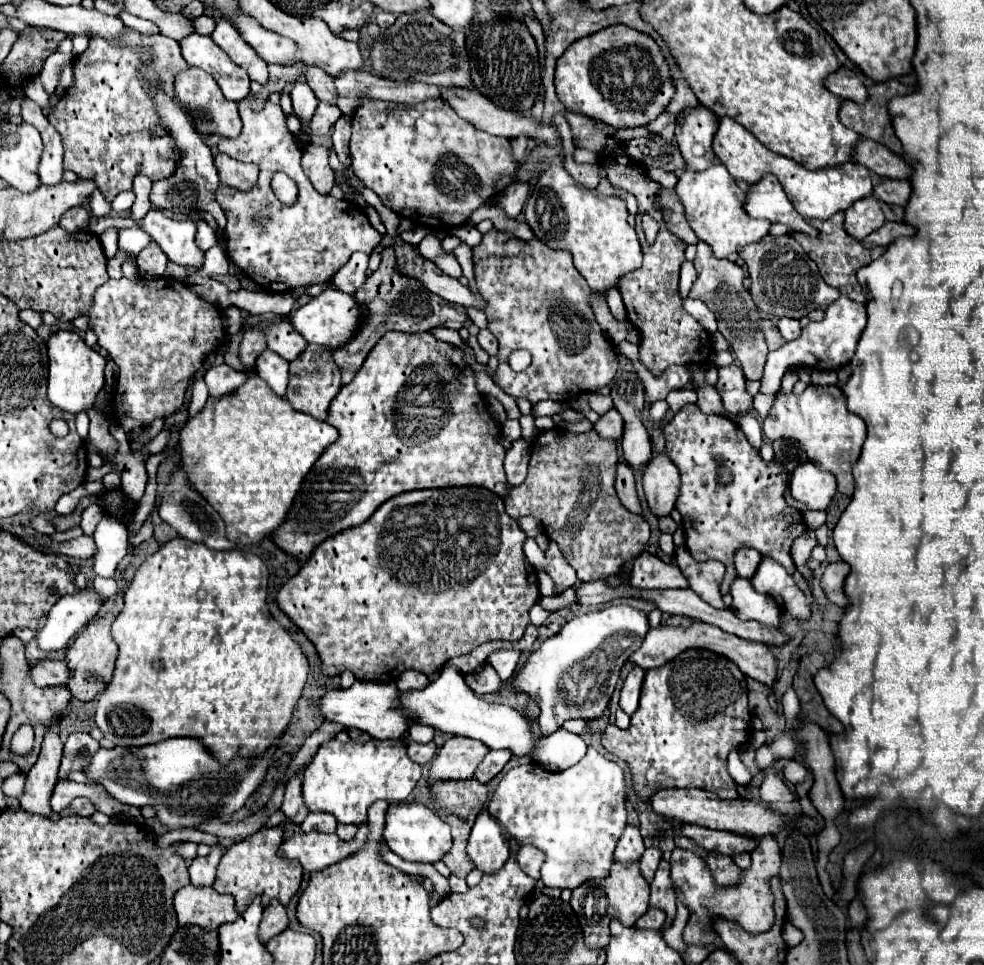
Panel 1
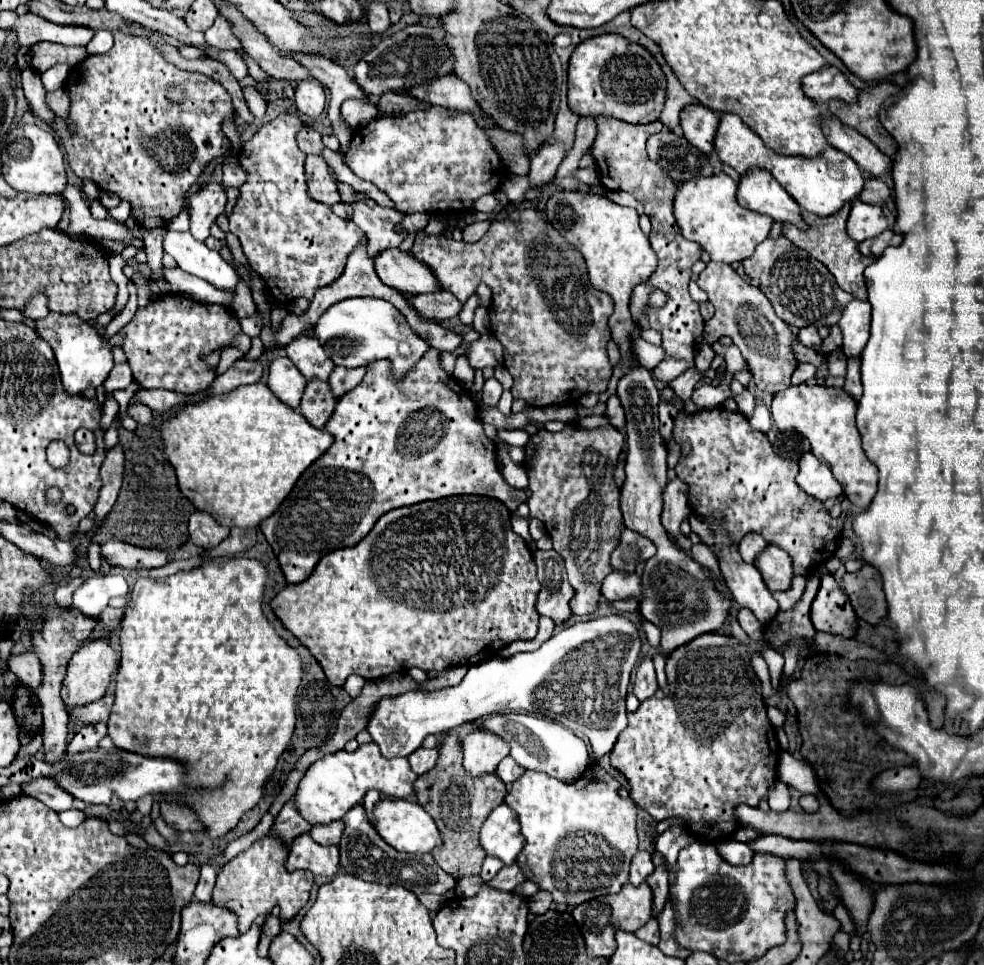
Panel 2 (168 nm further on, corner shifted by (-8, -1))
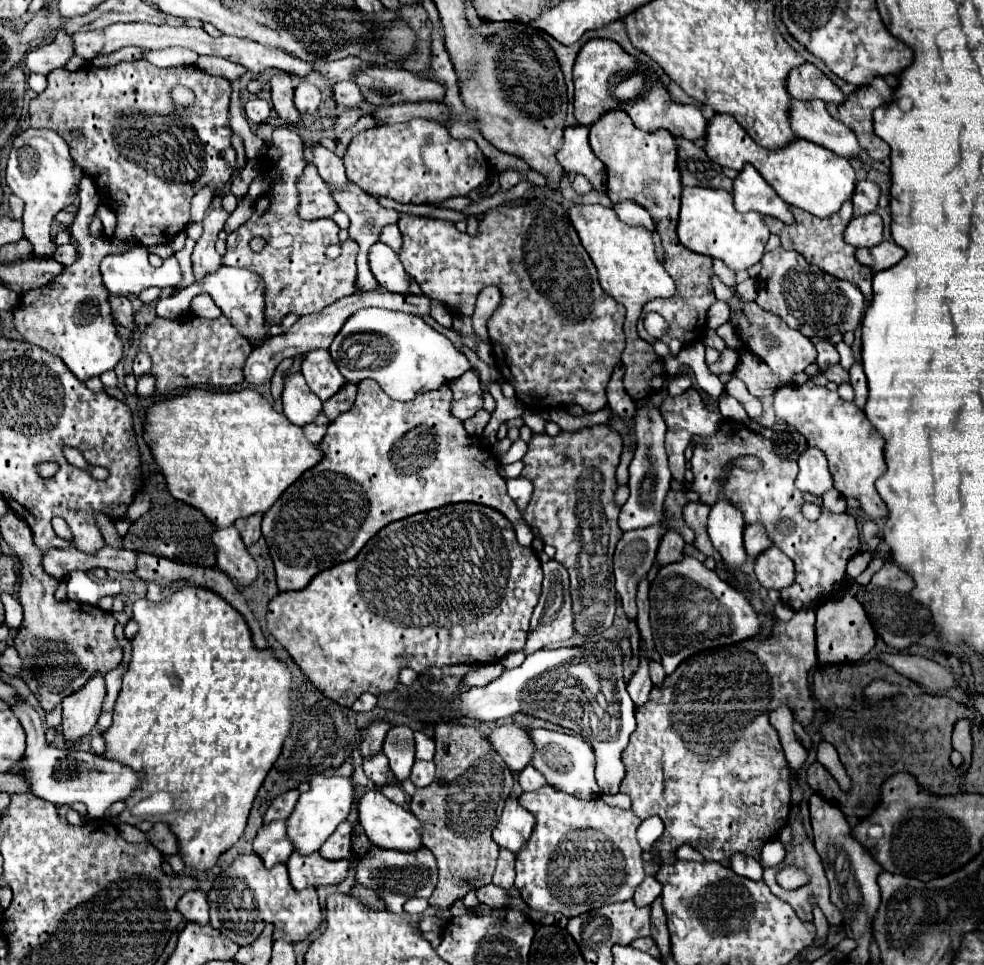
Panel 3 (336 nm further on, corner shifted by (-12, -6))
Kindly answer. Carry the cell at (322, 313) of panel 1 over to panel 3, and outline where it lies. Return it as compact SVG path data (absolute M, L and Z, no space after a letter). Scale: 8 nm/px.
M364 308L352 314L334 338L330 354L348 382L358 384L372 378L390 398L402 402L412 400L420 392L438 390L472 368L468 358L420 316L384 308Z

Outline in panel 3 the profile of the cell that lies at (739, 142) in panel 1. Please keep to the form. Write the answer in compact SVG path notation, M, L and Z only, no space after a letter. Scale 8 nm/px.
M714 114L706 126L706 154L720 166L742 170L744 164L752 164L762 178L776 190L776 194L790 206L798 206L814 216L826 218L840 210L842 202L850 200L856 188L856 176L850 162L834 152L816 146L810 140L794 140L784 148L768 150L758 146L744 128L730 114Z

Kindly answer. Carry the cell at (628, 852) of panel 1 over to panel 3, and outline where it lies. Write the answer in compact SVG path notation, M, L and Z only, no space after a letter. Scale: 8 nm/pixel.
M644 878L644 882L636 888L636 894L634 894L634 904L636 906L650 906L662 892L662 886L660 882L656 882L656 878Z

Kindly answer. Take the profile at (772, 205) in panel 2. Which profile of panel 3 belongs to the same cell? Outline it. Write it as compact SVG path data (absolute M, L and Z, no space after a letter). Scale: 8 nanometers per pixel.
M746 164L734 178L734 206L738 212L760 212L774 216L786 224L794 222L794 216L784 200L766 184L752 164Z

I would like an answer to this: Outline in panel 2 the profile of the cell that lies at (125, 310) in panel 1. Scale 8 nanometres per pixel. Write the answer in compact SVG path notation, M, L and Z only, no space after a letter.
M166 293L146 307L138 307L132 321L120 329L124 333L122 349L134 379L144 389L168 389L176 393L200 393L214 381L214 371L204 365L204 357L224 345L230 345L240 331L240 323L230 309L222 305L204 305L182 295Z

